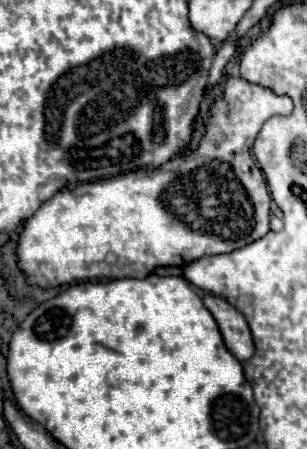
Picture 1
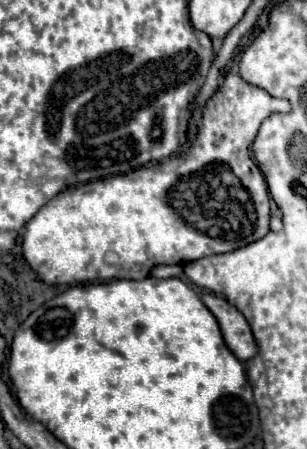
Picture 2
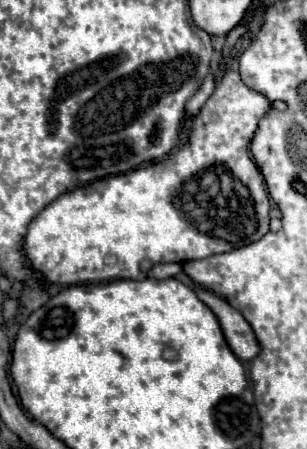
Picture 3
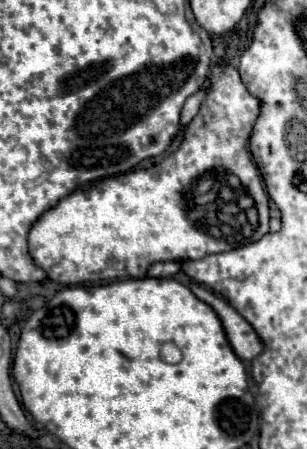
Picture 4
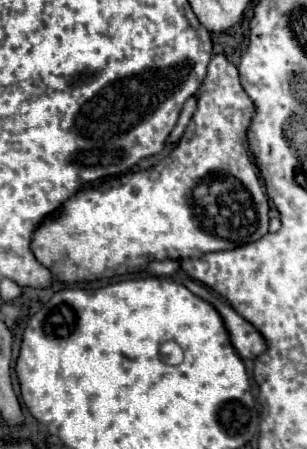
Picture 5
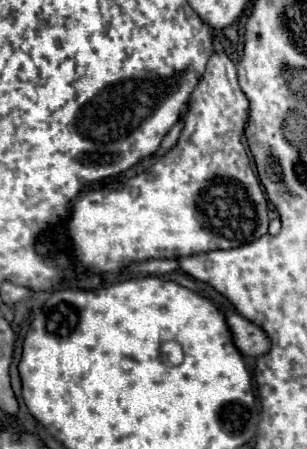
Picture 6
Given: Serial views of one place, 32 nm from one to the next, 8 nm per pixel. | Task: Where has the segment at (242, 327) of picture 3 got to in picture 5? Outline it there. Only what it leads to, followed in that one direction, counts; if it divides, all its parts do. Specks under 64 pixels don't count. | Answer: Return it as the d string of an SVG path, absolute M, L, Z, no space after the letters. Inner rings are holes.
M184 280L182 282L190 292L194 292L196 296L200 296L202 300L208 300L222 316L224 320L224 326L228 328L228 334L230 334L230 340L232 340L232 346L236 348L238 356L240 358L256 358L260 356L264 350L266 350L266 342L264 338L260 336L260 332L250 324L246 322L230 304L214 298L204 286L200 286L196 280Z

